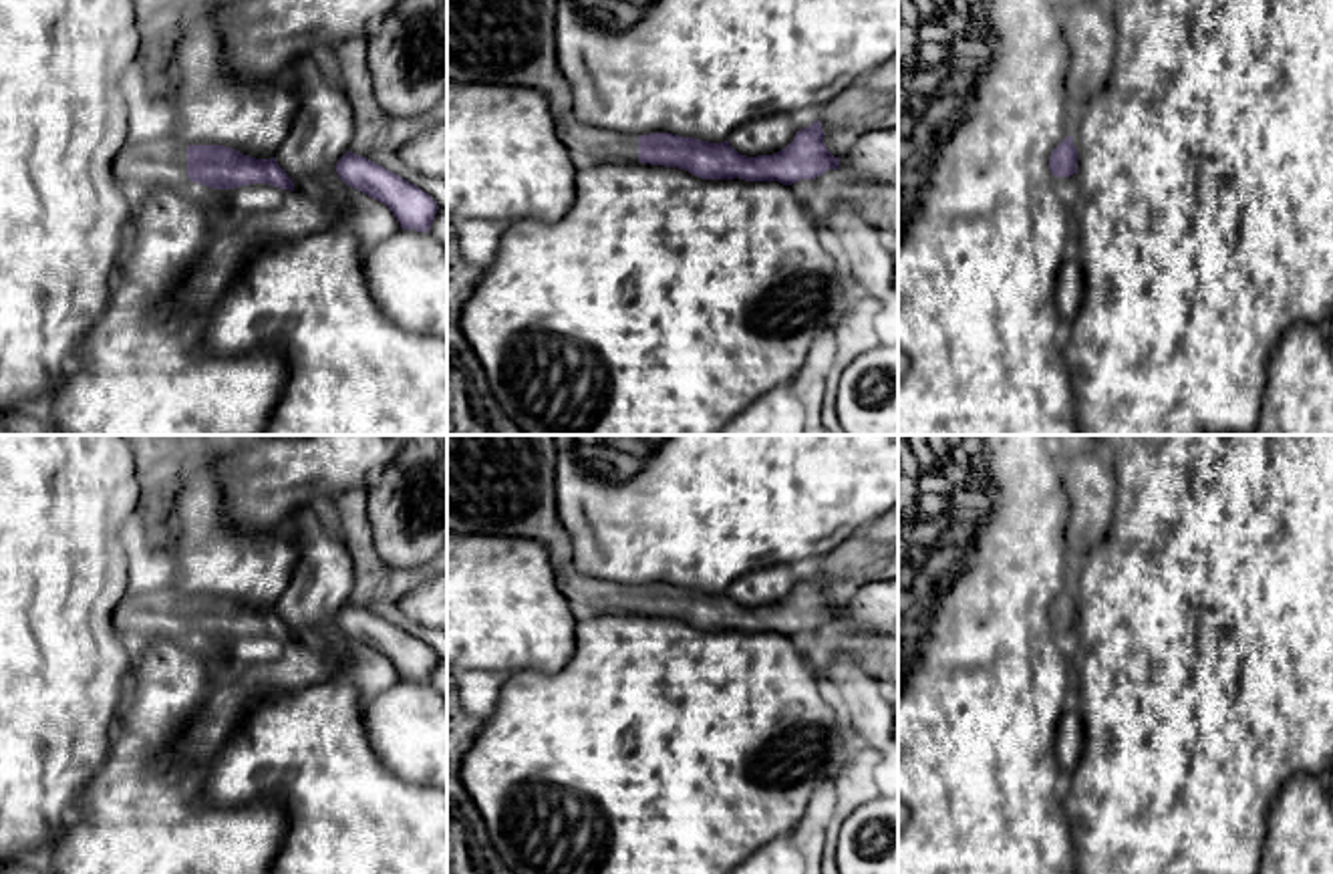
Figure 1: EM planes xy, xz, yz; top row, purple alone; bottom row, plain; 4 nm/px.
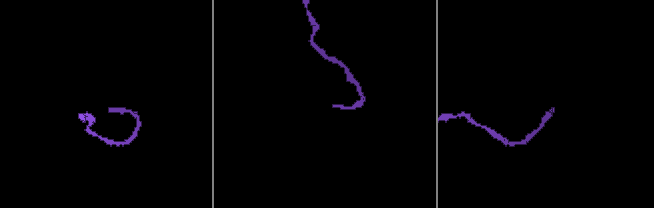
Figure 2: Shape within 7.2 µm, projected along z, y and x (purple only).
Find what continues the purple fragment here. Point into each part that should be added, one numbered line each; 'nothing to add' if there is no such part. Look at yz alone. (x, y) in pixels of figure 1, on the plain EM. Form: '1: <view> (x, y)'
1: yz (1068, 645)

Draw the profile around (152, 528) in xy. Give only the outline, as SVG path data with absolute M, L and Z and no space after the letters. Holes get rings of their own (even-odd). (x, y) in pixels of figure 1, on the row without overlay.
M159 475L143 477L141 499L133 518L133 538L139 554L147 560L155 560L171 548L173 534L169 518L177 489L179 481L169 483Z

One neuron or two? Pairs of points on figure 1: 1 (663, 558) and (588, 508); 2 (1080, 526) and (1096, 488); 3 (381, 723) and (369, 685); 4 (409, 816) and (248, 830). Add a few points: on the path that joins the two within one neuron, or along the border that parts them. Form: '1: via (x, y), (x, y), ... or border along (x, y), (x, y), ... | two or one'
1: via (645, 540), (637, 532), (621, 532), (607, 522) | one
2: via (1090, 516), (1092, 498) | one
3: border along (401, 679), (367, 701) | two
4: border along (270, 794), (280, 802), (286, 820), (278, 852) | two

